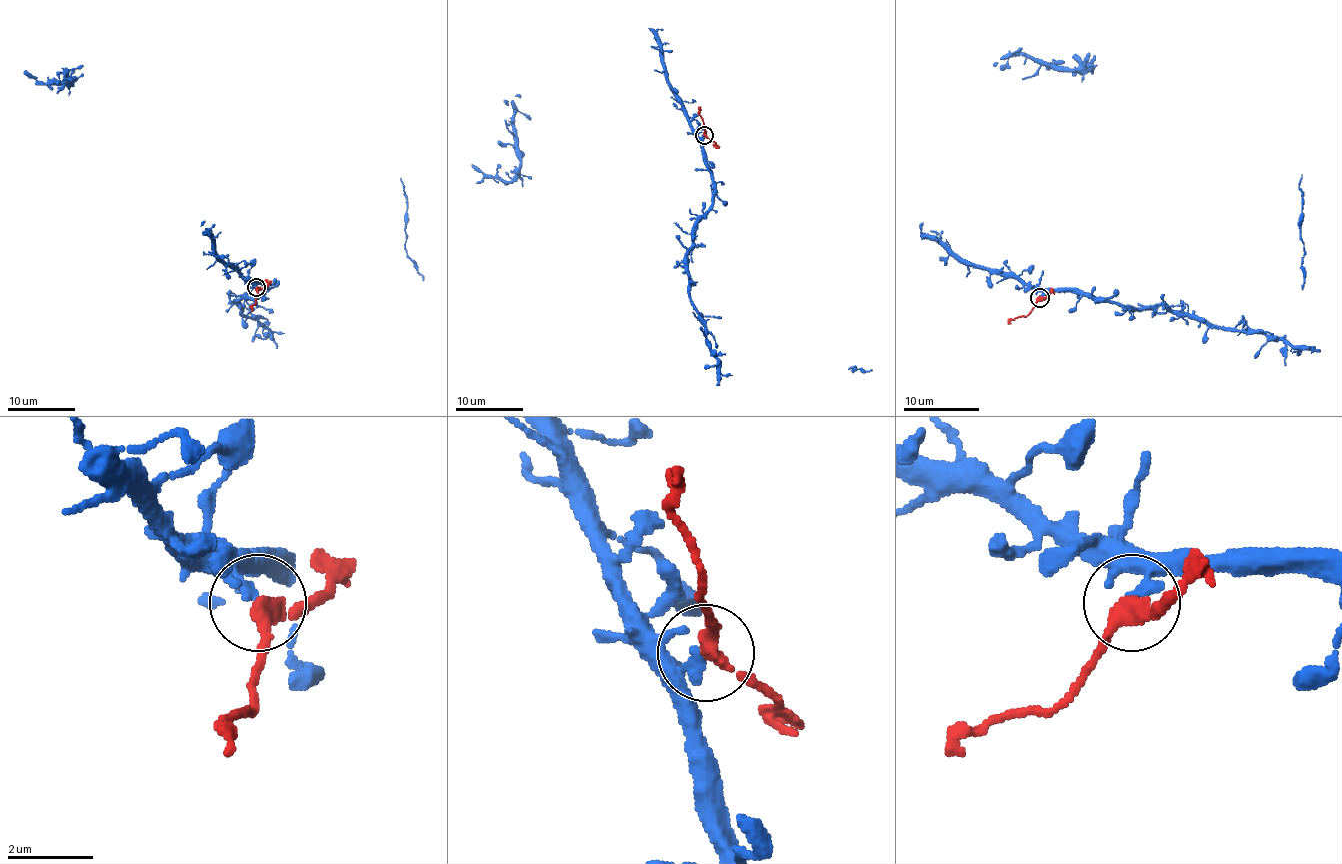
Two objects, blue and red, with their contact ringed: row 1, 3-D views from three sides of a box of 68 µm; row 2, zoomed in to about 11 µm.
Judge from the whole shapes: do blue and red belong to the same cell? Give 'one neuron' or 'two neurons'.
two neurons

